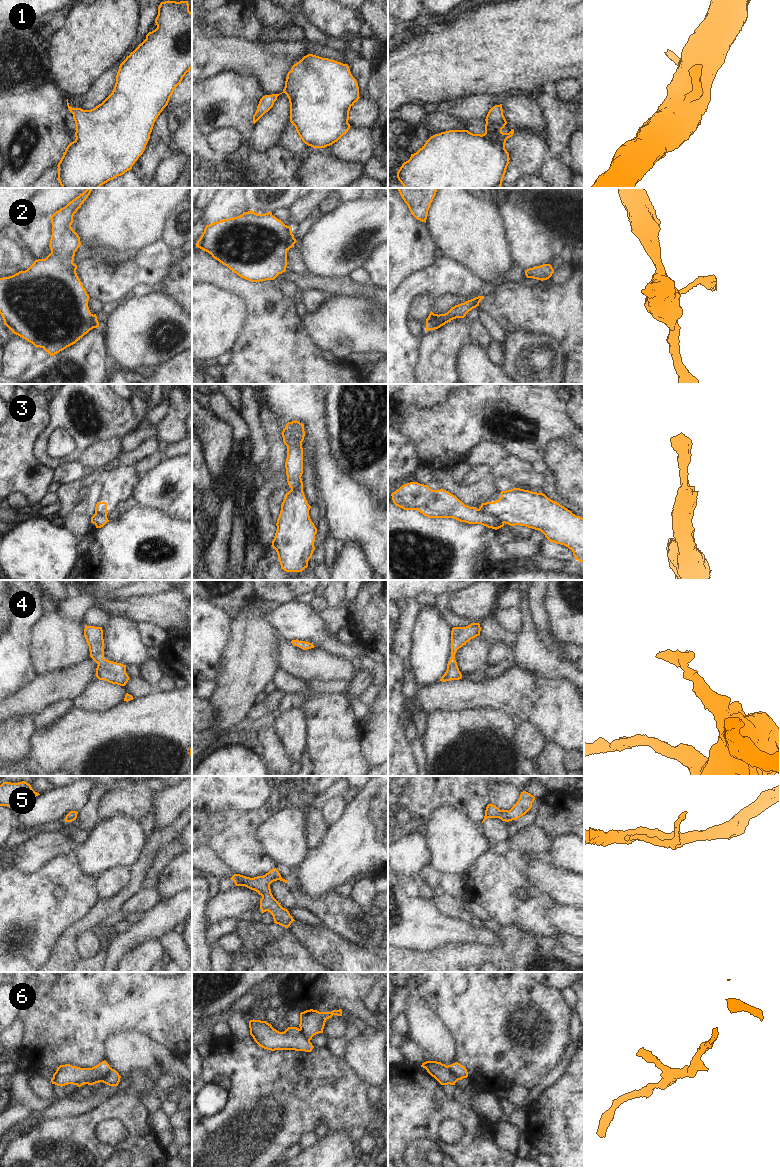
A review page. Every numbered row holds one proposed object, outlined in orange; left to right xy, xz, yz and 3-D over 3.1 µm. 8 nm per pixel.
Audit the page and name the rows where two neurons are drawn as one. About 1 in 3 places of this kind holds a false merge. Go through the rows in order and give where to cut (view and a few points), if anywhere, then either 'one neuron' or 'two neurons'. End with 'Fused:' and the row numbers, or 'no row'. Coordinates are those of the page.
1: no cut | one neuron
2: xz (291, 232), (286, 239), (286, 249) | two neurons
3: yz (478, 509), (490, 514), (503, 523) | two neurons
4: no cut | one neuron
5: no cut | one neuron
6: yz (446, 1066), (454, 1074), (462, 1078) | two neurons
Fused: 2, 3, 6

